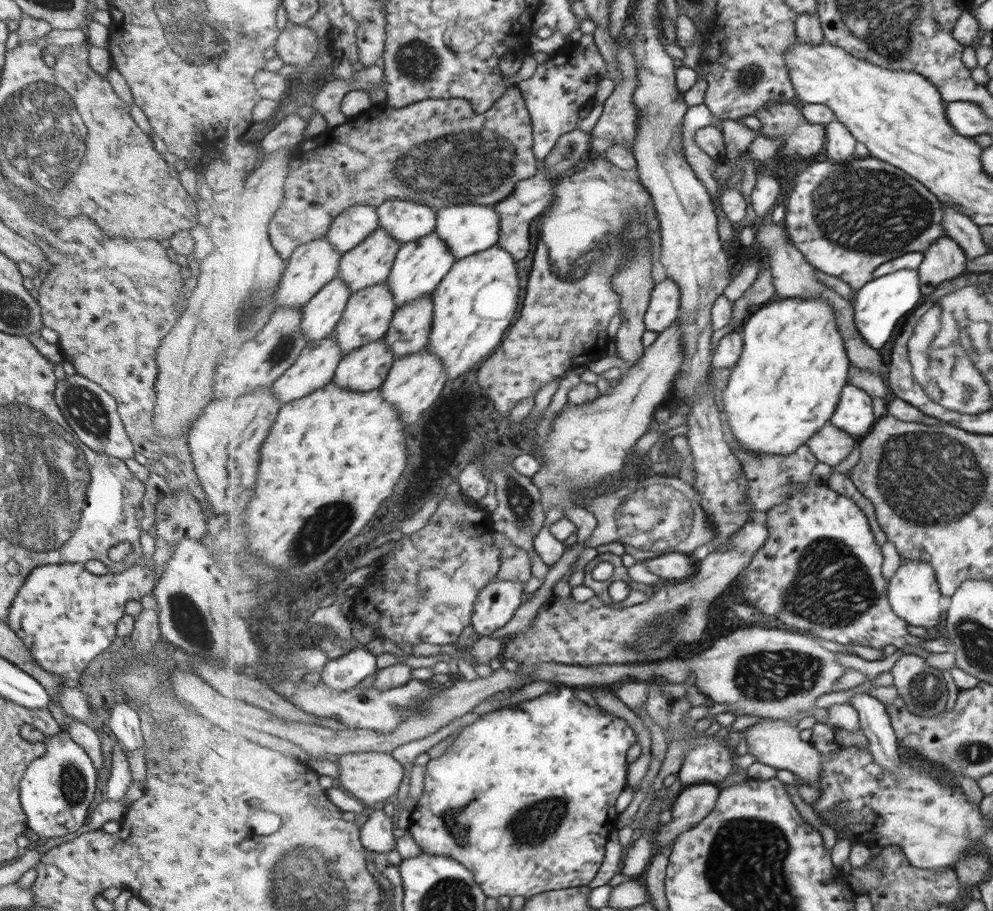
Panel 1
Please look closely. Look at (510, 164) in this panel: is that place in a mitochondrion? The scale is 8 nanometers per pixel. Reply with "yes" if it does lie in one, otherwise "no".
yes

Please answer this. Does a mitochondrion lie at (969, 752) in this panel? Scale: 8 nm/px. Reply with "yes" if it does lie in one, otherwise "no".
yes

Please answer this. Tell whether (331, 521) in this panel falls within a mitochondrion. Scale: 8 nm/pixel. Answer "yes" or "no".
yes

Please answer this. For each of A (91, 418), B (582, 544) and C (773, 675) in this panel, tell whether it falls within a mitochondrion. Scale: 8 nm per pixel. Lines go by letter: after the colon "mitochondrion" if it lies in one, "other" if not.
A: mitochondrion
B: other
C: mitochondrion

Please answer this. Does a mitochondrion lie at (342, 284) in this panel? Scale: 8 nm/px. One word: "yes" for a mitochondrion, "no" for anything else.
no

